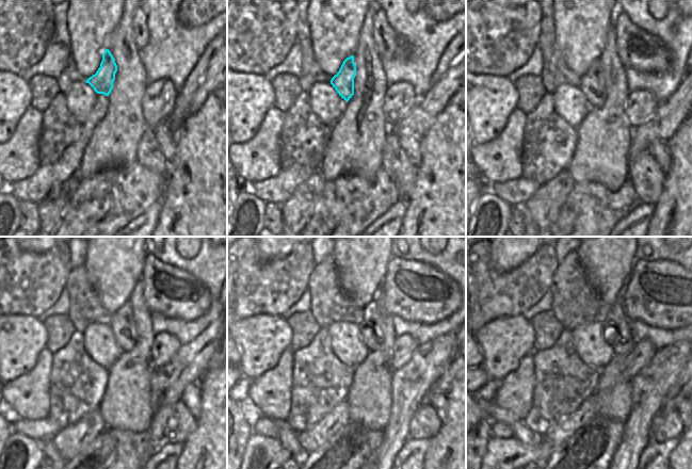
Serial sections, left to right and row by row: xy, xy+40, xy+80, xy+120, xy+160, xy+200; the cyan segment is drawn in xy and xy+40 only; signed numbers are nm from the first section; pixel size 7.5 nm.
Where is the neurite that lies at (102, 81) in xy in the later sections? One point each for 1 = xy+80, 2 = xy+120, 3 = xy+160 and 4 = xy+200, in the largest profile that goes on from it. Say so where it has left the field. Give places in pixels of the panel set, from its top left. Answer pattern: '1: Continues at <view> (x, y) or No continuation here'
1: Continues at xy+80 (592, 85)
2: Continues at xy+120 (122, 326)
3: Continues at xy+160 (370, 333)
4: Continues at xy+200 (622, 346).

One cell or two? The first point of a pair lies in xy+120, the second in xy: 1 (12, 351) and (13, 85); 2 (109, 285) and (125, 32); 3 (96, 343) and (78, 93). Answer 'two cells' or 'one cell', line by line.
1: one cell
2: two cells
3: one cell

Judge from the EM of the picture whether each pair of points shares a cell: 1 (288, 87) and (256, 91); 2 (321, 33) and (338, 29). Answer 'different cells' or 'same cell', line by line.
1: different cells
2: same cell

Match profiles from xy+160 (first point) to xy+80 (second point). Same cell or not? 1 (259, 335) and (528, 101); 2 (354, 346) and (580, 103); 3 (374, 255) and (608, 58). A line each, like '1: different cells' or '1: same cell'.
1: different cells
2: same cell
3: different cells

